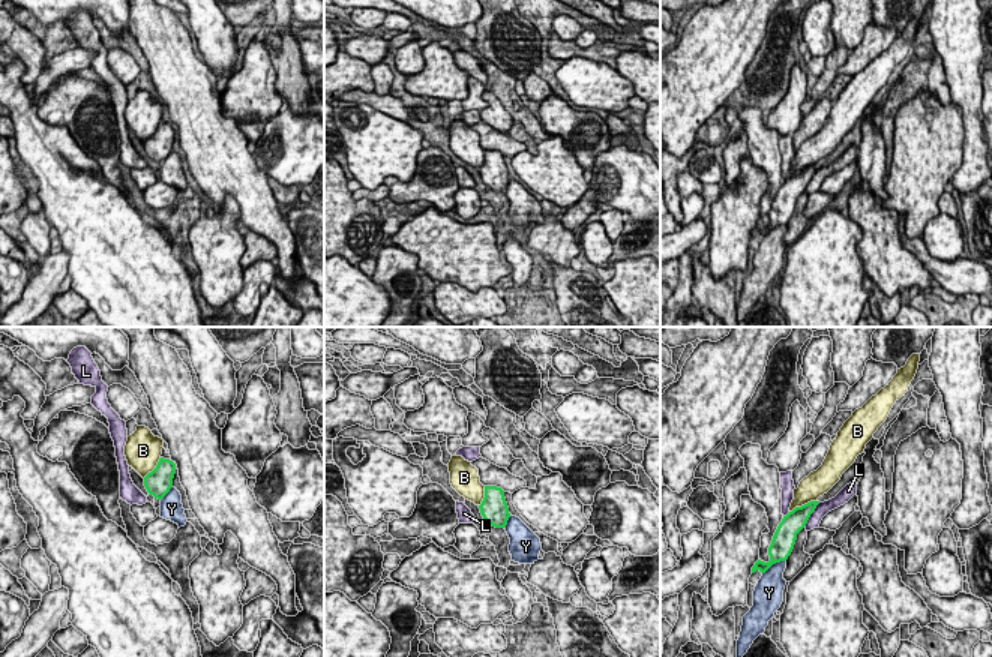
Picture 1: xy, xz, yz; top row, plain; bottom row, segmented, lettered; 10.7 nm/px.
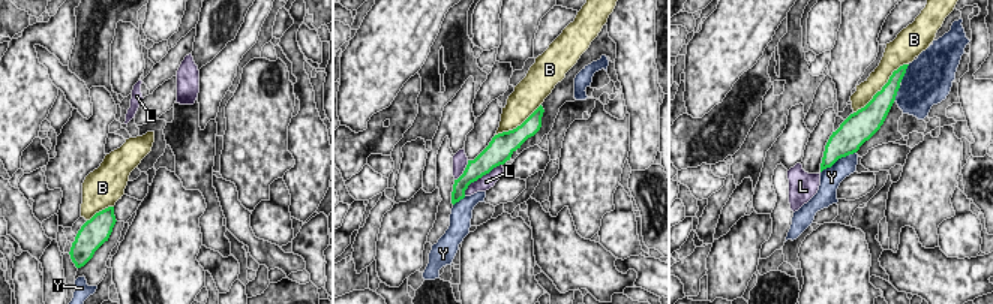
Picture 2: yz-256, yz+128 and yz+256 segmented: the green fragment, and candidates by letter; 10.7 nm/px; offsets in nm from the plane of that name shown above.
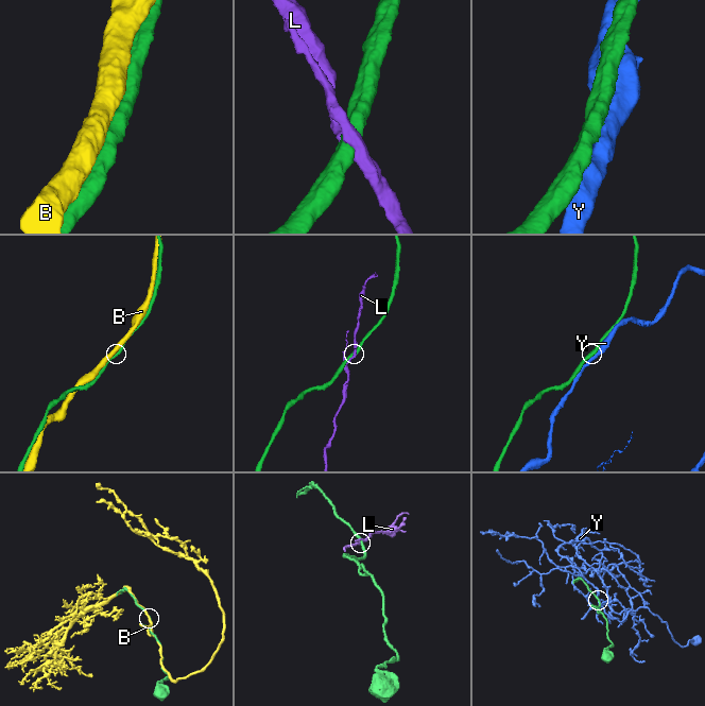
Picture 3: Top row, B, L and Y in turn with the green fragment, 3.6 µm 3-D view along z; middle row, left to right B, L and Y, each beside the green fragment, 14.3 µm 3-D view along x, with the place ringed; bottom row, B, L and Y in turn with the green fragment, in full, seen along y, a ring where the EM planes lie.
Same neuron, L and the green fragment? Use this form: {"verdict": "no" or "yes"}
{"verdict": "no"}

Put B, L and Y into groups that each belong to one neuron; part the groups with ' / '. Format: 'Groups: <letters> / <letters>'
Groups: B / L / Y

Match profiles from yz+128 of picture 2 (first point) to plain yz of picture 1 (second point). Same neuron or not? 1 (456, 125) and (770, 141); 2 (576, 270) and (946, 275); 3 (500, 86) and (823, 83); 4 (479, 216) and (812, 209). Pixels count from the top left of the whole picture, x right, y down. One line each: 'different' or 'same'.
1: different
2: same
3: same
4: different

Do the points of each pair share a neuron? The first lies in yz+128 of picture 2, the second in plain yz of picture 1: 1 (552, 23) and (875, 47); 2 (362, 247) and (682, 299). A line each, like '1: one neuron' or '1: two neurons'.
1: one neuron
2: one neuron

